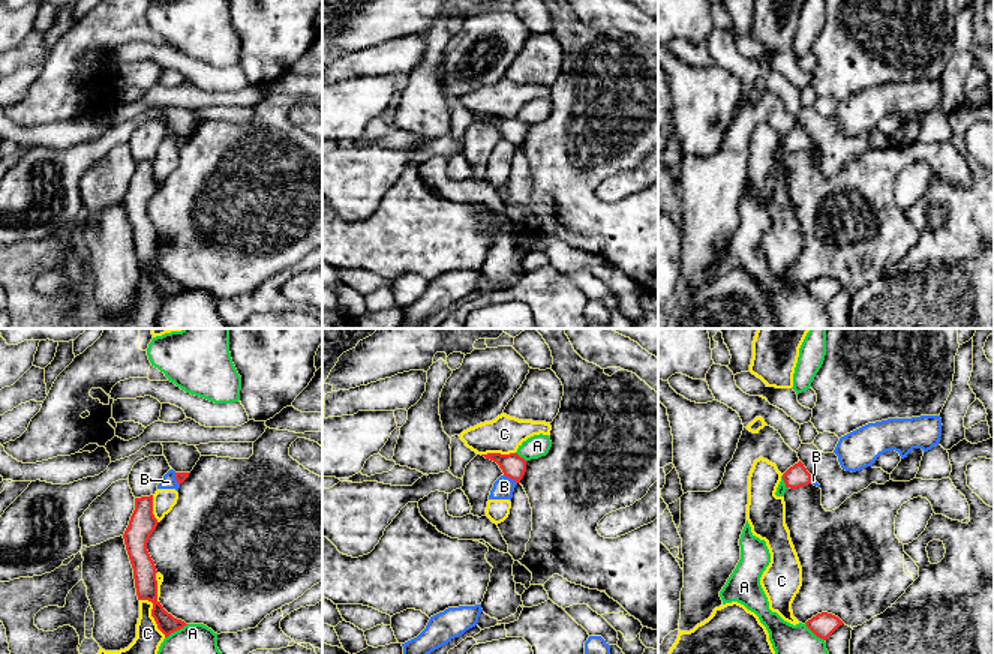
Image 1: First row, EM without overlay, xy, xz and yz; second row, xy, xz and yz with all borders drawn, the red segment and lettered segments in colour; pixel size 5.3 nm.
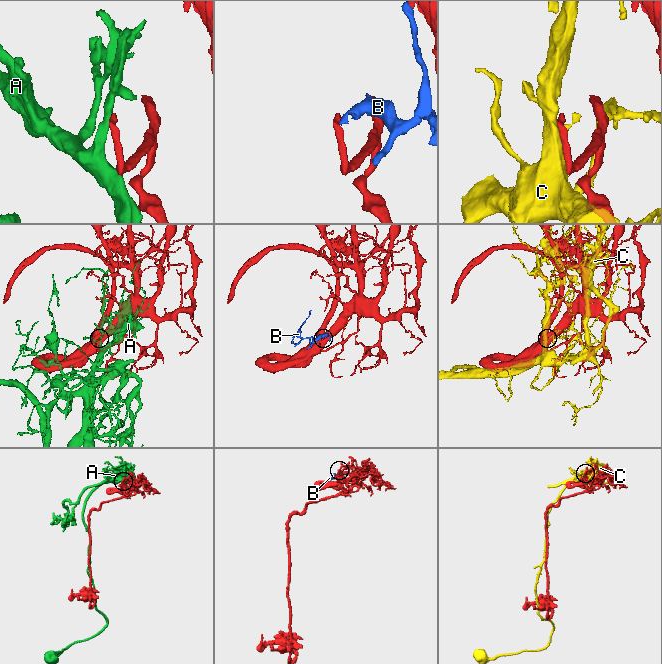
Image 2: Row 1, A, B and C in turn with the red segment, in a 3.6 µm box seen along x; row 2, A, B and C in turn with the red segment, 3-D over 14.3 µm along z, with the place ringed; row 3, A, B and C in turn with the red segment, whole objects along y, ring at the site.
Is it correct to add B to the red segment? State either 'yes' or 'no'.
no

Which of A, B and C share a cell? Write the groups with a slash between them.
A / B C

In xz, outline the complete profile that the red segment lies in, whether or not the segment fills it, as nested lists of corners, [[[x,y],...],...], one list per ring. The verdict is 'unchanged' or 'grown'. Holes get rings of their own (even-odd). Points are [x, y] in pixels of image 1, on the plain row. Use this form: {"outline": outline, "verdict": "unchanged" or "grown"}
{"outline": [[[487,117],[481,118],[486,123],[490,123],[499,129],[505,141],[510,141],[516,147],[525,140],[526,135],[526,124],[520,122],[517,117],[501,118],[501,117]]], "verdict": "unchanged"}

